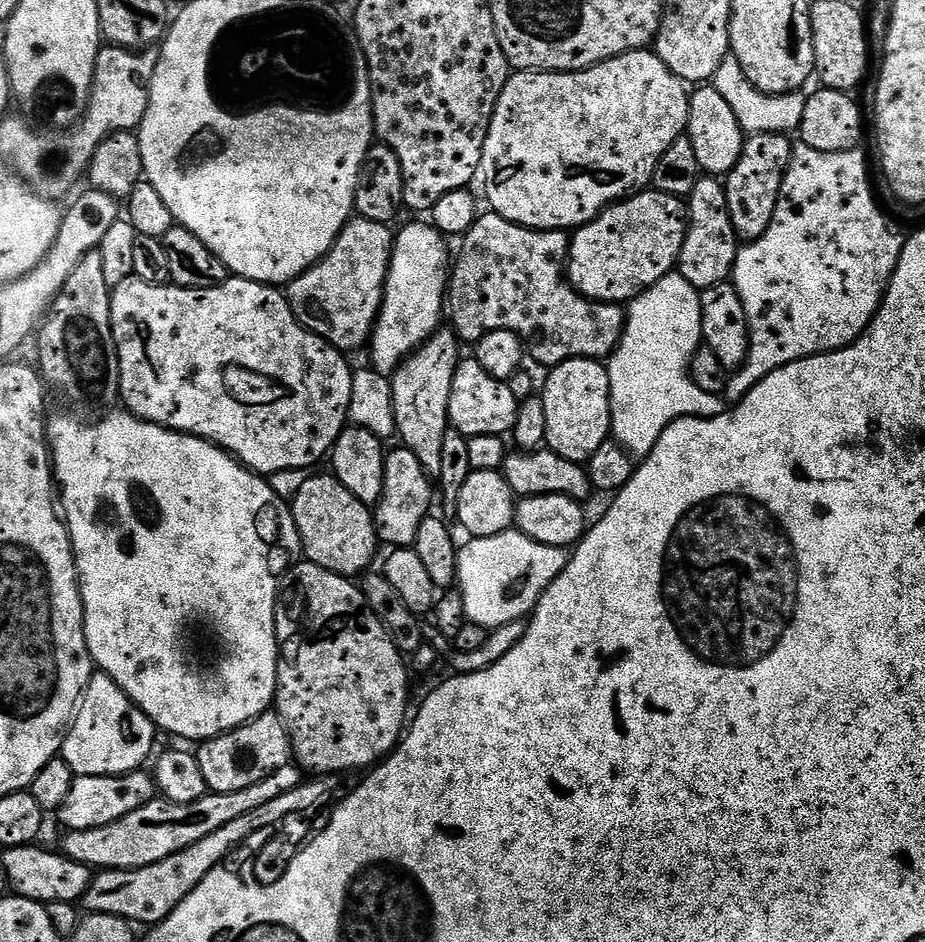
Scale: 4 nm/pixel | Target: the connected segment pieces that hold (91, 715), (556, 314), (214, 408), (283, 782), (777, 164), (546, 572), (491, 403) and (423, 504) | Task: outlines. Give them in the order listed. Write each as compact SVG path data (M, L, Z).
M97 671L90 679L88 679L88 689L84 691L84 695L80 697L80 703L76 709L75 717L67 729L66 735L62 740L62 758L70 766L70 770L76 776L124 776L128 772L134 772L145 767L144 759L148 755L151 757L152 752L152 743L155 742L156 736L158 737L158 729L155 724L152 723L152 719L140 709L140 707L135 704L134 701L130 699L126 693L124 693L120 687L112 679L105 674L105 672Z
M488 210L477 215L475 222L467 232L463 233L462 239L459 241L460 253L455 253L454 263L450 268L448 278L448 286L446 289L446 320L450 323L451 331L455 332L457 341L463 342L468 346L475 345L476 341L481 340L488 332L497 332L498 330L506 330L514 332L520 337L520 343L523 351L528 352L540 364L545 364L545 369L551 370L557 364L565 364L568 360L598 360L603 361L611 356L612 351L616 349L617 342L620 341L624 333L624 322L626 312L619 304L603 304L600 300L587 300L582 293L576 291L566 279L566 261L568 259L568 246L570 236L564 230L541 230L539 228L523 228L520 224L511 224L506 218L502 218L494 211Z
M134 274L128 276L122 282L118 282L112 288L112 341L116 343L116 356L120 359L120 394L119 399L124 400L123 407L131 412L133 416L137 416L139 420L149 420L151 424L160 424L164 428L172 428L176 432L187 432L189 436L199 436L201 440L209 440L211 444L215 444L217 448L223 448L229 456L236 457L244 467L249 468L265 478L270 478L276 472L285 472L286 470L294 470L302 468L311 469L311 464L316 464L320 459L327 457L331 453L332 445L335 443L340 433L344 431L349 423L348 415L349 399L352 396L352 374L353 369L348 368L348 364L344 361L345 353L334 345L329 344L321 336L316 336L309 332L303 324L297 320L296 315L292 313L292 308L288 305L287 295L279 287L270 284L260 284L257 280L242 280L239 278L229 278L224 284L219 284L213 288L181 288L179 286L169 286L168 284L151 284L142 278L138 278Z
M289 762L274 769L266 778L254 782L254 786L245 786L233 792L209 792L207 796L198 798L198 802L170 802L153 798L146 806L106 826L65 831L62 852L74 862L93 870L150 866L154 862L162 862L162 858L170 858L170 854L178 854L178 850L186 850L186 846L194 846L194 842L206 838L206 834L214 834L214 830L226 826L226 822L234 822L234 818L242 818L242 814L250 814L250 810L266 806L266 802L278 798L278 794L294 790L300 783L301 769Z
M783 133L749 135L745 139L743 152L732 172L728 173L724 185L727 208L731 224L741 241L751 242L762 238L773 220L777 198L784 181L785 170L792 160L793 143Z
M509 530L498 534L497 536L477 536L467 541L469 544L459 549L456 557L456 579L458 581L458 591L464 600L464 615L471 623L476 624L479 628L485 630L493 630L504 624L514 623L516 620L523 621L535 609L540 602L540 595L548 589L550 582L554 582L554 578L558 578L558 574L562 574L562 570L568 565L569 553L562 548L554 546L546 546L542 542L534 542L526 534L522 534L519 530Z
M474 358L461 359L457 363L450 390L449 425L465 438L482 434L504 436L511 433L520 409L520 400L512 393L512 386L511 383L494 378Z
M397 446L389 451L384 458L384 492L374 508L376 535L392 548L406 548L415 545L416 529L424 517L429 515L428 503L434 500L434 488L428 485L426 475L416 456L409 448Z

